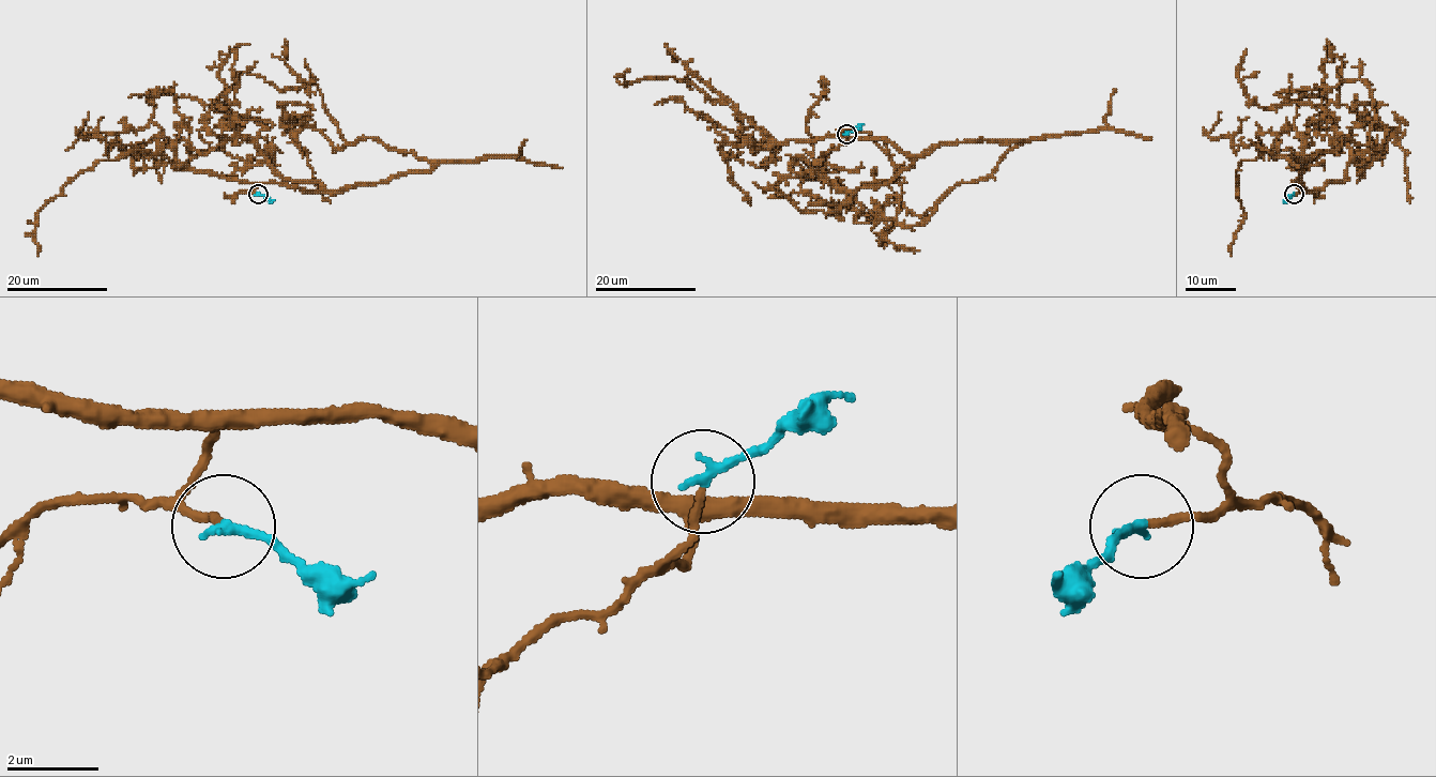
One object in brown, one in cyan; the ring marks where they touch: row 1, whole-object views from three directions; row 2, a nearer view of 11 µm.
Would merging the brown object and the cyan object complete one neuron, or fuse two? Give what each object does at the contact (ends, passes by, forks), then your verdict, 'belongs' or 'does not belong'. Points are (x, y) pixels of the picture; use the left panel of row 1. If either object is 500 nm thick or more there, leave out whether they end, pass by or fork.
brown ends there; cyan ends there; belongs

